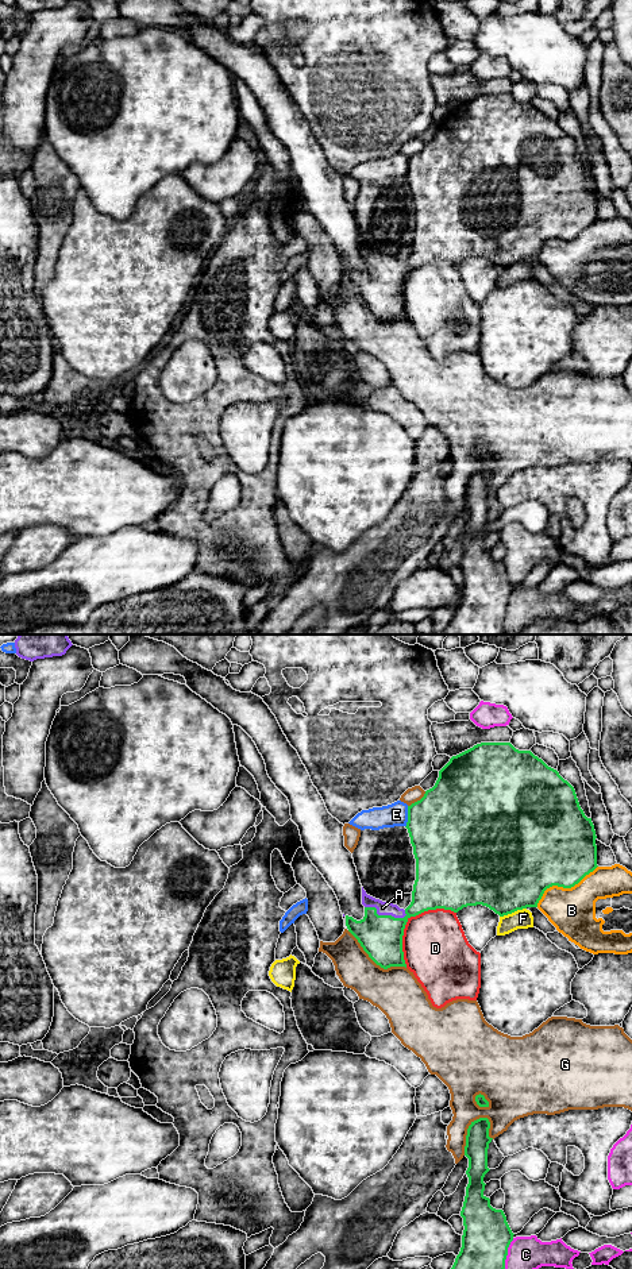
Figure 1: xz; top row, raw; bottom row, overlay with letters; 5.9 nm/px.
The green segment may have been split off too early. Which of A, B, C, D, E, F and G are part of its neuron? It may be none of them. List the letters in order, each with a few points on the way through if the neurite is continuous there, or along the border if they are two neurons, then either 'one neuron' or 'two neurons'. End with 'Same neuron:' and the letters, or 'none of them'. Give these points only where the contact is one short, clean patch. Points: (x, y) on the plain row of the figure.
A: across xz (381, 288), (385, 267), (382, 259) | one neuron
B: two neurons
C: two neurons
D: two neurons
E: two neurons
F: two neurons
G: two neurons
Same neuron: A

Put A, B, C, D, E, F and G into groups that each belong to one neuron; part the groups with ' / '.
A / B / C / D / E / F / G

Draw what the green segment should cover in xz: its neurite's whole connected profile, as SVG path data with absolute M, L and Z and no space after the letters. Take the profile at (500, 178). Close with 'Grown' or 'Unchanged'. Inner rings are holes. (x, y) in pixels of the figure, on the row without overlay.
M481 94L452 108L439 123L435 138L420 153L408 158L405 180L416 211L411 256L405 262L400 261L367 247L362 239L365 269L357 273L346 267L348 284L384 321L406 320L402 288L411 269L436 261L458 265L477 256L504 269L527 259L537 259L547 240L571 240L598 219L594 177L581 161L574 139L531 103L519 103L510 94Z. Grown

